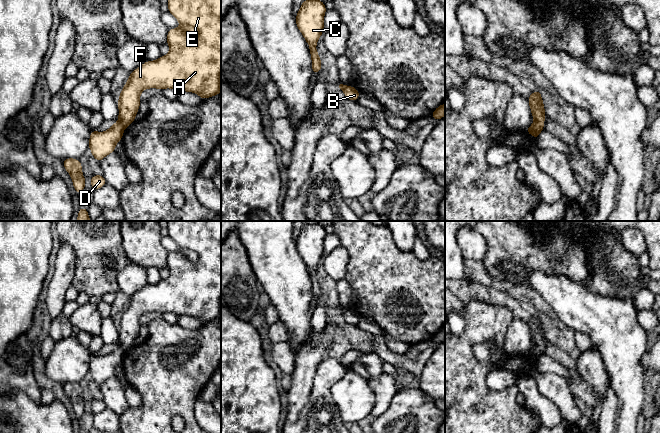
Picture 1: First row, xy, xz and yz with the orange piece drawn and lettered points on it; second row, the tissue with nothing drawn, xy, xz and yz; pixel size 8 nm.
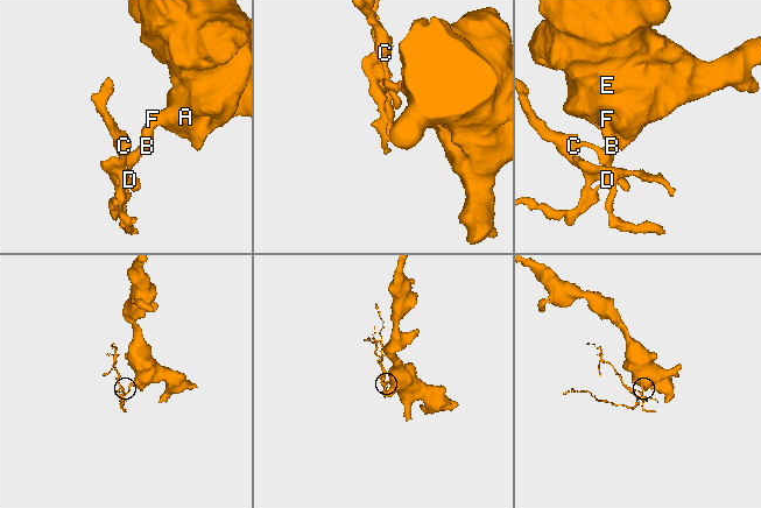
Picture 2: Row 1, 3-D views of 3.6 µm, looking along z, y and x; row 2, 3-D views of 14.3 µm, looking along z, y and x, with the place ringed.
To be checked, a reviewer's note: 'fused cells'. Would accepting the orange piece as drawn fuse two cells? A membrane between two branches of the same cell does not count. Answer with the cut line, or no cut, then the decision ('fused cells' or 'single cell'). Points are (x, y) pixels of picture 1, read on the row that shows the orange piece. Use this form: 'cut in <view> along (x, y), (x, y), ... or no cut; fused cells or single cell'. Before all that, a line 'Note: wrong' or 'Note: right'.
Note: right
cut in yz along (534, 121), (541, 129); fused cells

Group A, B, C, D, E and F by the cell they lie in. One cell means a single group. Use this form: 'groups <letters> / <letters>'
groups A B E F / C D

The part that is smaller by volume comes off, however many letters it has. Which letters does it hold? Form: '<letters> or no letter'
C, D

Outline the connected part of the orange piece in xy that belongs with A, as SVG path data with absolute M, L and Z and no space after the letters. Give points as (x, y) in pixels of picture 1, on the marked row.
M168 0L168 11L181 24L179 28L168 29L166 42L169 53L155 61L146 61L130 73L118 99L118 121L124 128L135 121L140 106L140 94L148 88L172 88L178 92L188 91L198 94L202 100L221 92L221 0Z

